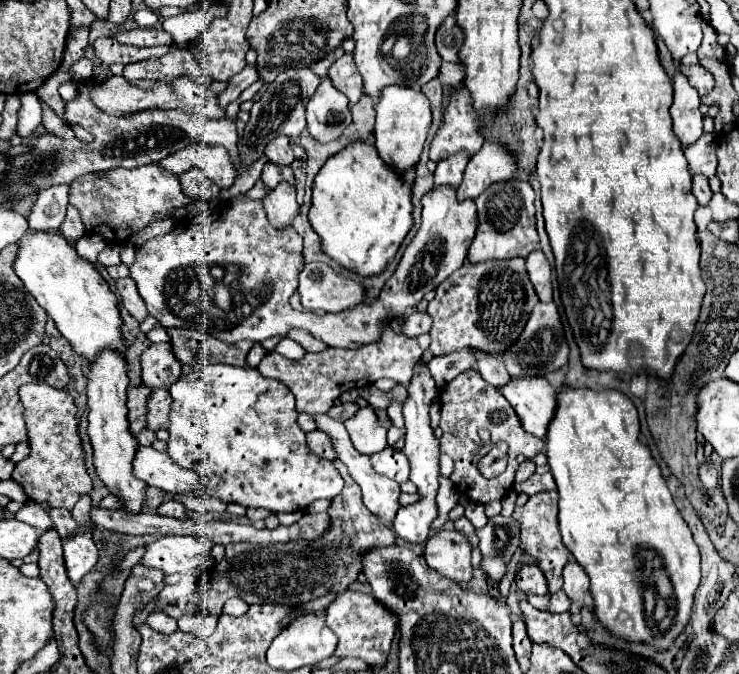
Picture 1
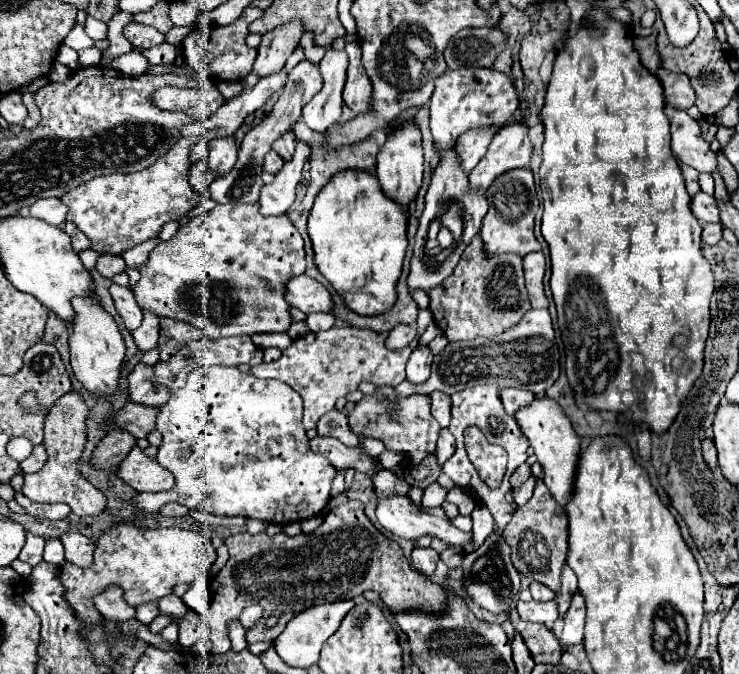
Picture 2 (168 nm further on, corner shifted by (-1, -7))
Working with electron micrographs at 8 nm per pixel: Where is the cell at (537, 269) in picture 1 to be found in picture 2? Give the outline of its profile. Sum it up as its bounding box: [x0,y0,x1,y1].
[524,252,548,308]

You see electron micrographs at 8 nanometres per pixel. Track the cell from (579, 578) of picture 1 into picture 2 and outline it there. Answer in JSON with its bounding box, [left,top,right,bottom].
[560,590,586,648]

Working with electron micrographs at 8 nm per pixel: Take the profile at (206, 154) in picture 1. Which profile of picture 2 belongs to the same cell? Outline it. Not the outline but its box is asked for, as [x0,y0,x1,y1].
[208,138,236,176]

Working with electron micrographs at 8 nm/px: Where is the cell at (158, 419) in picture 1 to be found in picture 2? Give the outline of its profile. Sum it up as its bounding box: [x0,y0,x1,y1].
[112,402,158,438]

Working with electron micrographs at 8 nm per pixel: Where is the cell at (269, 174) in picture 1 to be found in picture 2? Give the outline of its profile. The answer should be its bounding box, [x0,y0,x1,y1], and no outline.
[264,150,284,176]

